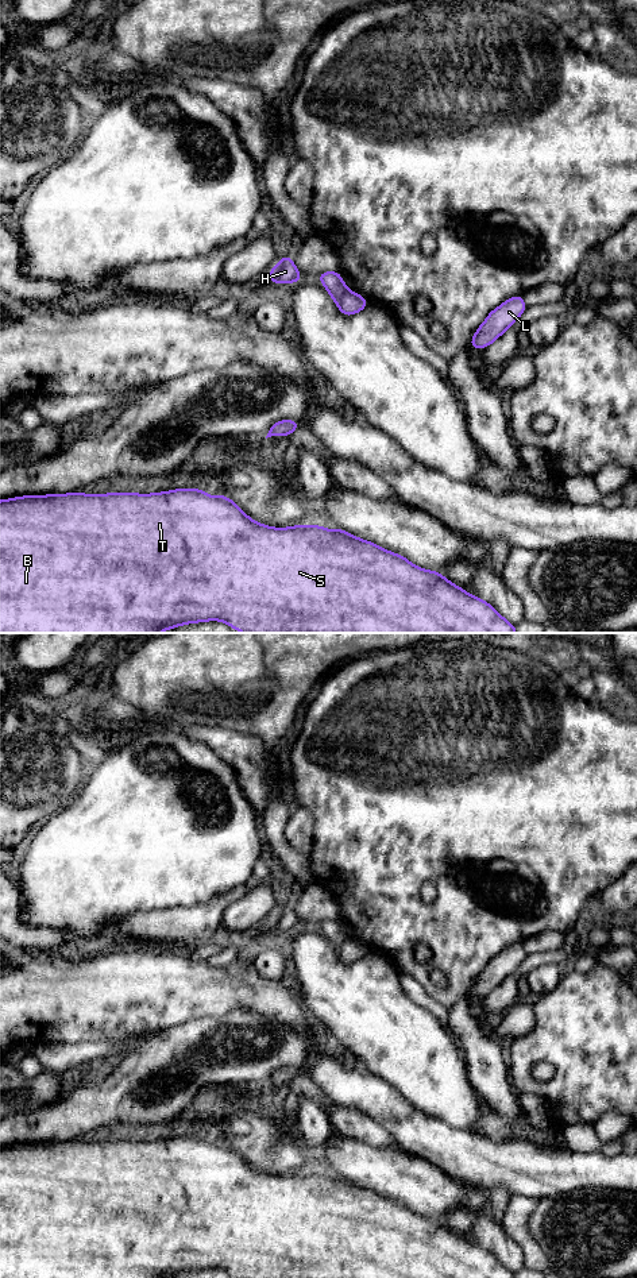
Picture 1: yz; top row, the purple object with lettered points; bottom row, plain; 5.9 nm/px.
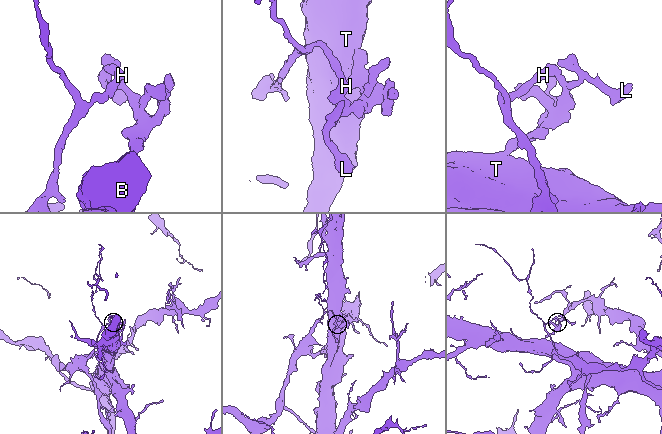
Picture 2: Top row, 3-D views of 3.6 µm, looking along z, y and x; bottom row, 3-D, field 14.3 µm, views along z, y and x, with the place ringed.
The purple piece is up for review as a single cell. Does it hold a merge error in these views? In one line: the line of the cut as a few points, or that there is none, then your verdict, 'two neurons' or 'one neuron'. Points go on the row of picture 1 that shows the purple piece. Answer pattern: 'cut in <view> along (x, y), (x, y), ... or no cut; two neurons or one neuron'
cut in yz along (347, 290), (338, 304); two neurons

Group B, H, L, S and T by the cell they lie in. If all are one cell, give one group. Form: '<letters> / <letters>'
B L S T / H

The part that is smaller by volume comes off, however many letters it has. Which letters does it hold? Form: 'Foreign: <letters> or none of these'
Foreign: H

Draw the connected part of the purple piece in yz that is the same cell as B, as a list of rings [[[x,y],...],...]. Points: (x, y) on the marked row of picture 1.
[[[175,489],[171,491],[136,494],[49,494],[24,495],[0,501],[0,633],[159,633],[181,625],[221,621],[235,630],[244,633],[517,633],[514,625],[498,614],[486,601],[466,592],[462,587],[445,579],[441,572],[428,571],[410,563],[395,552],[386,551],[371,541],[355,537],[344,529],[329,530],[318,525],[296,525],[289,528],[273,528],[251,520],[232,499],[225,495],[211,497],[198,489]]]

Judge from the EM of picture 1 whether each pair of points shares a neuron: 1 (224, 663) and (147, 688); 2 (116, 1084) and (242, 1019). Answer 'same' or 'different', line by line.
1: same
2: same

